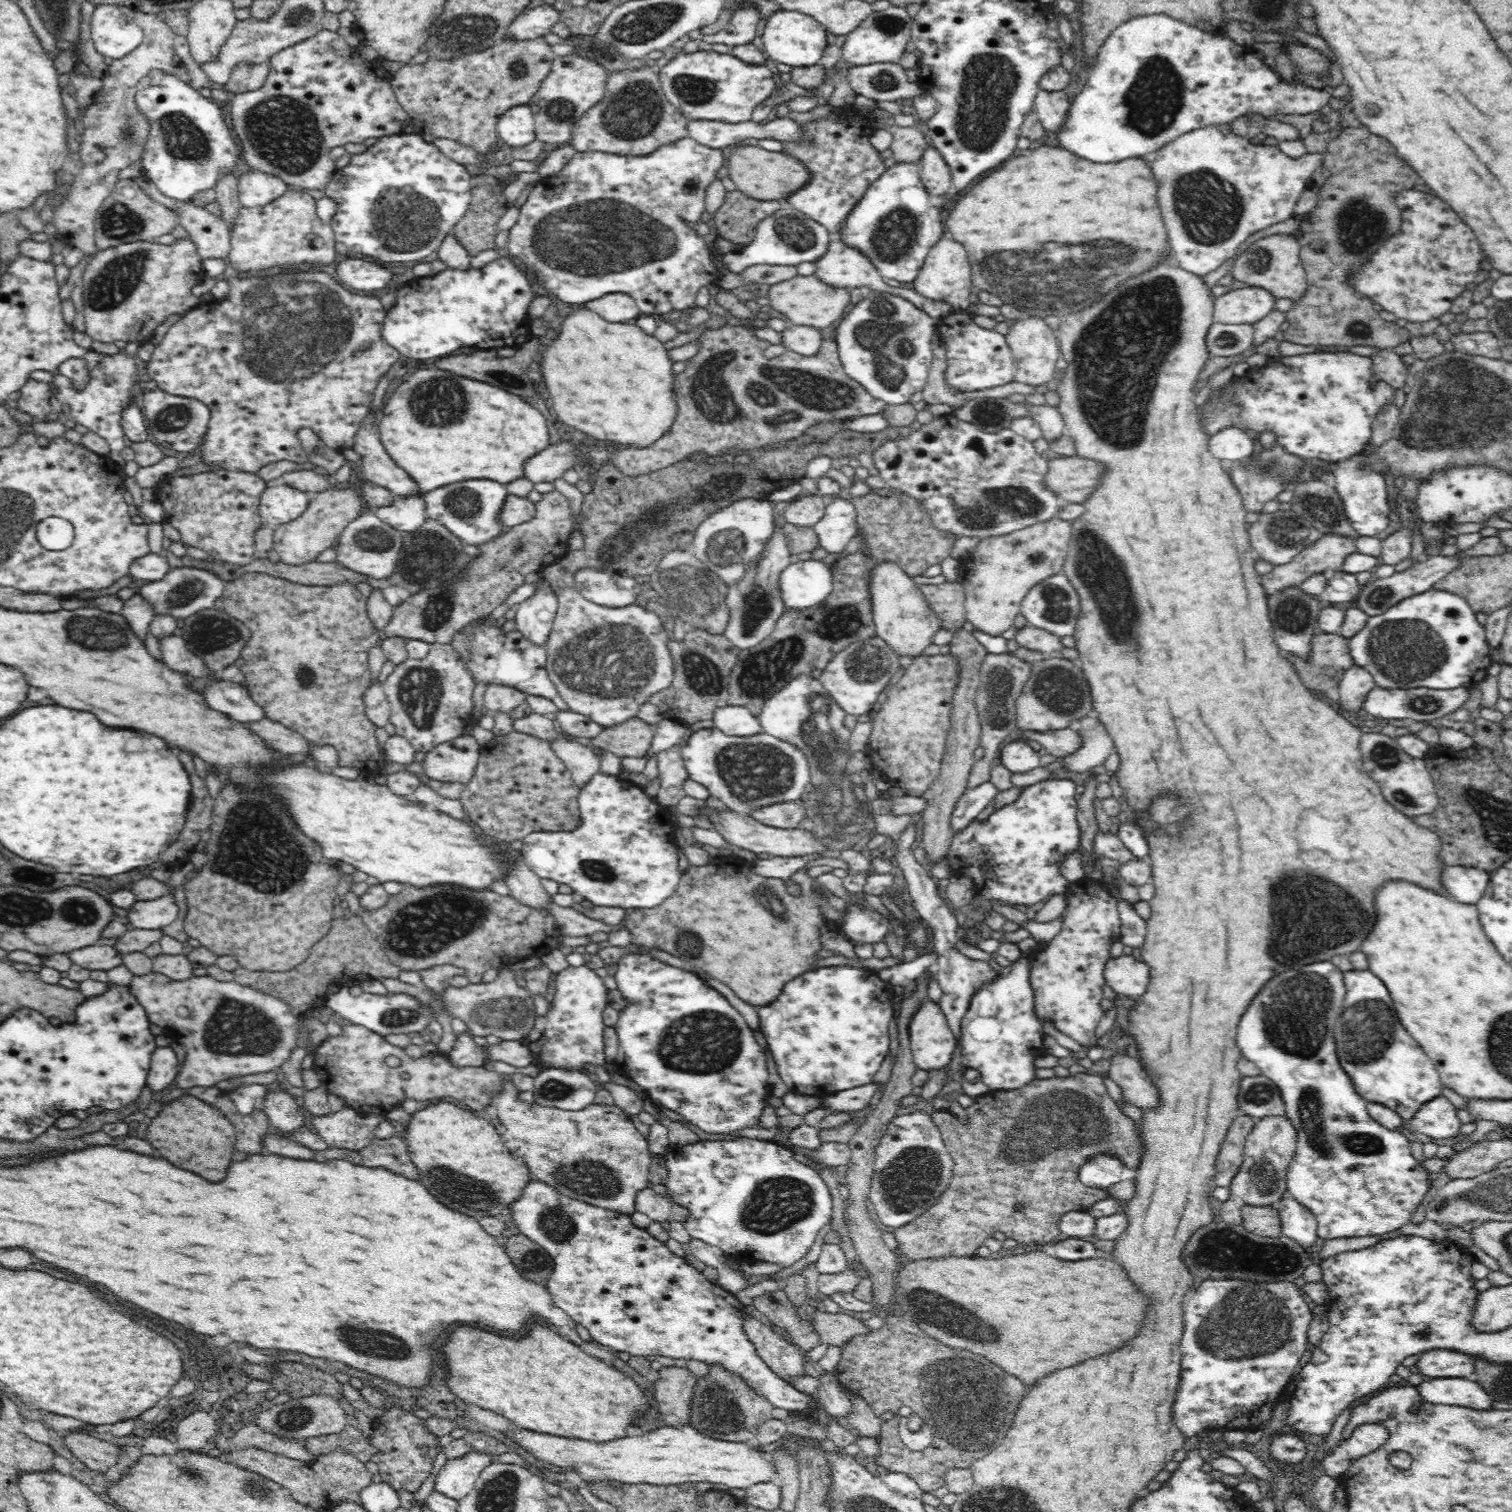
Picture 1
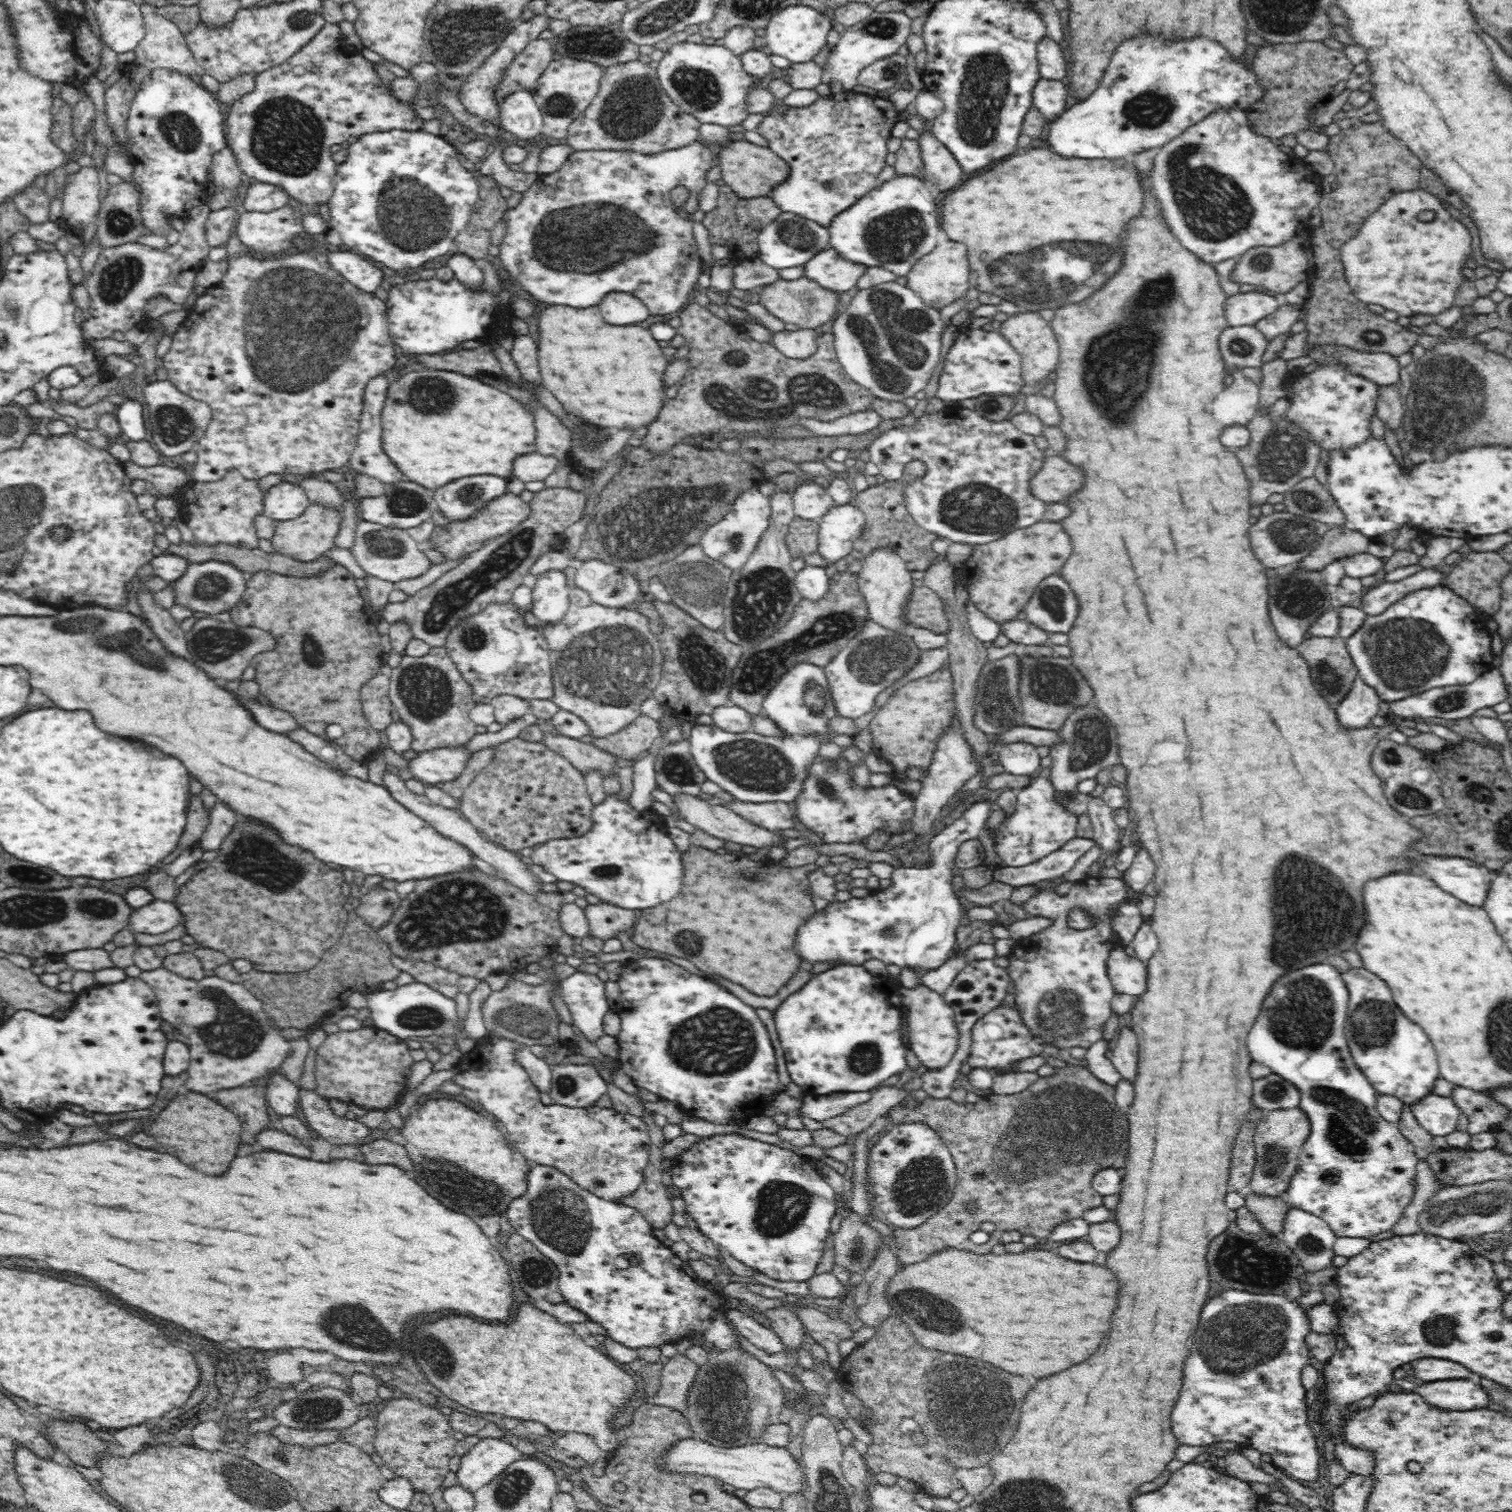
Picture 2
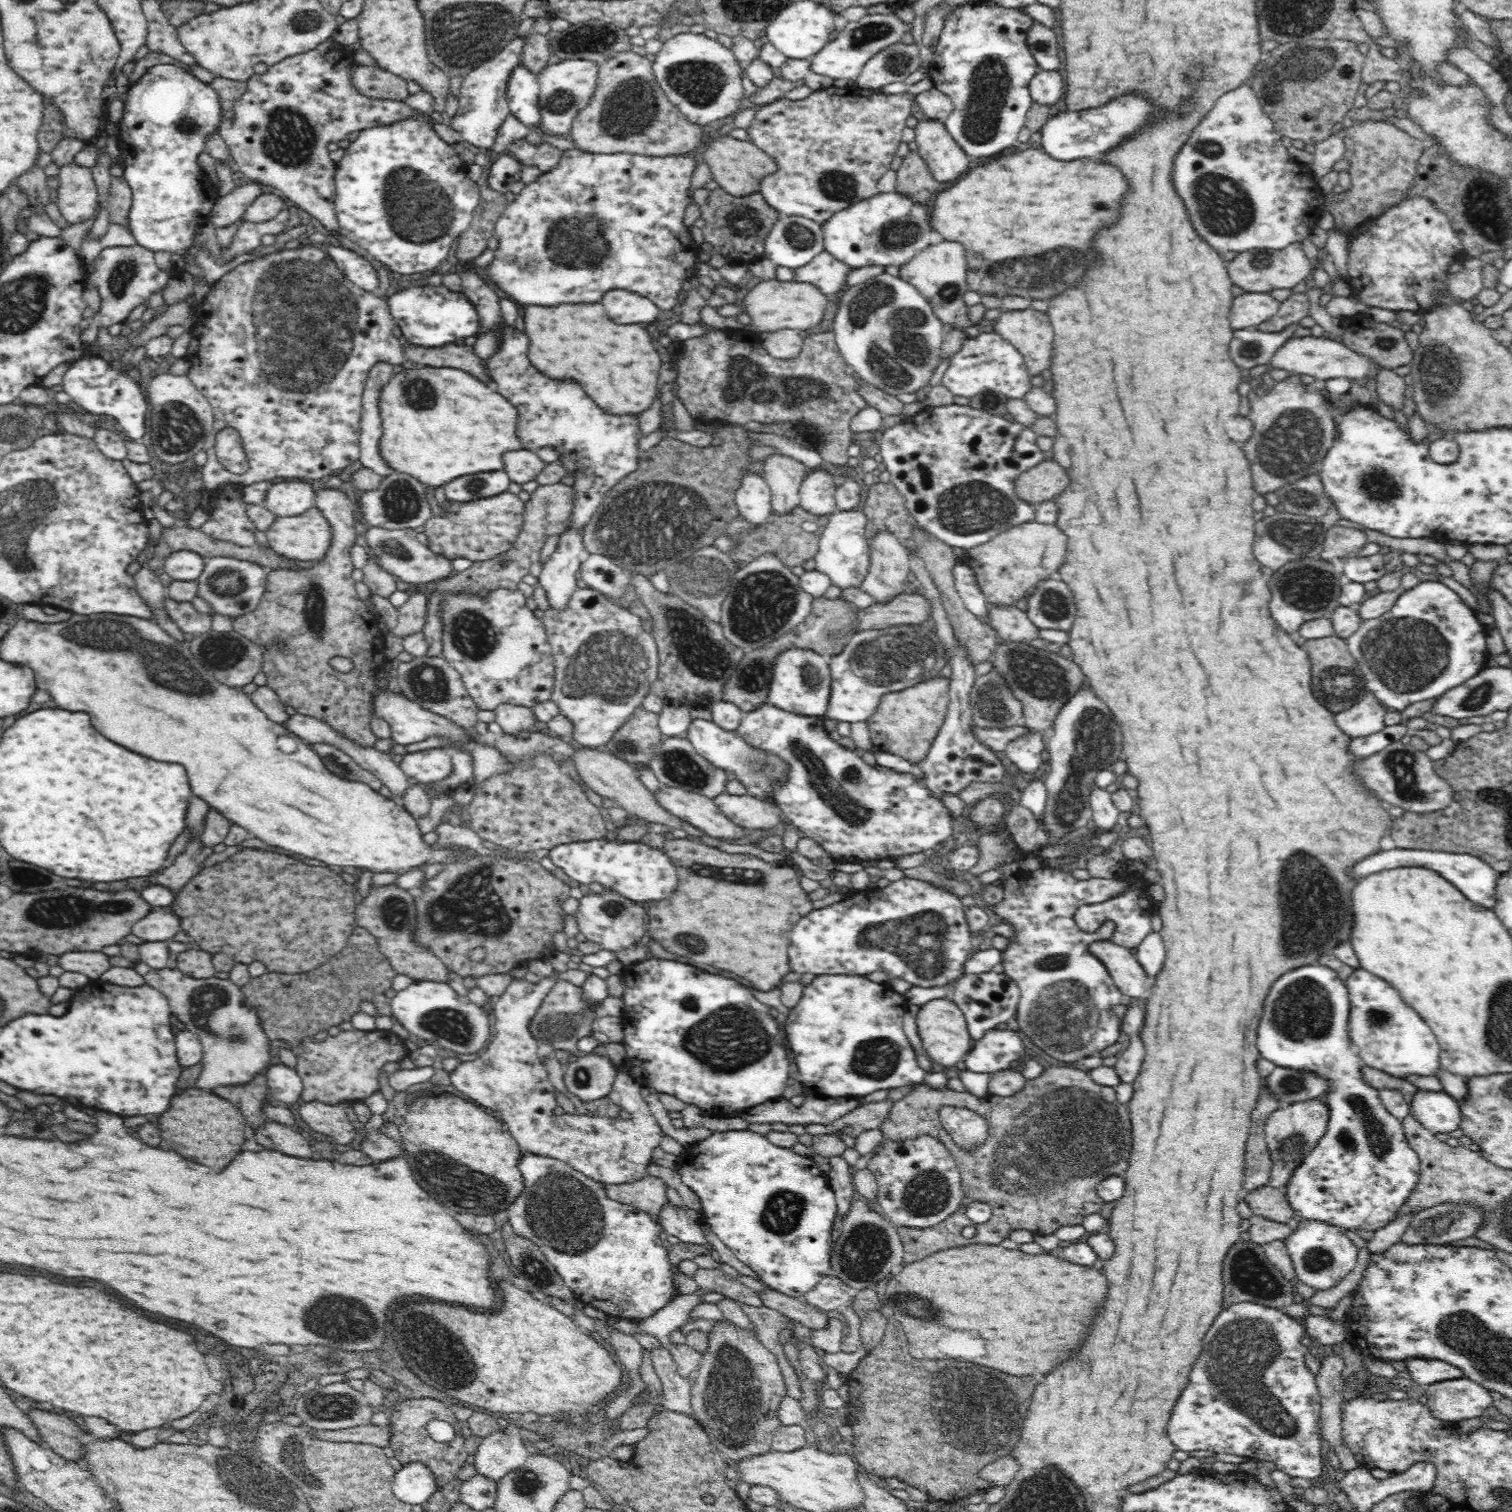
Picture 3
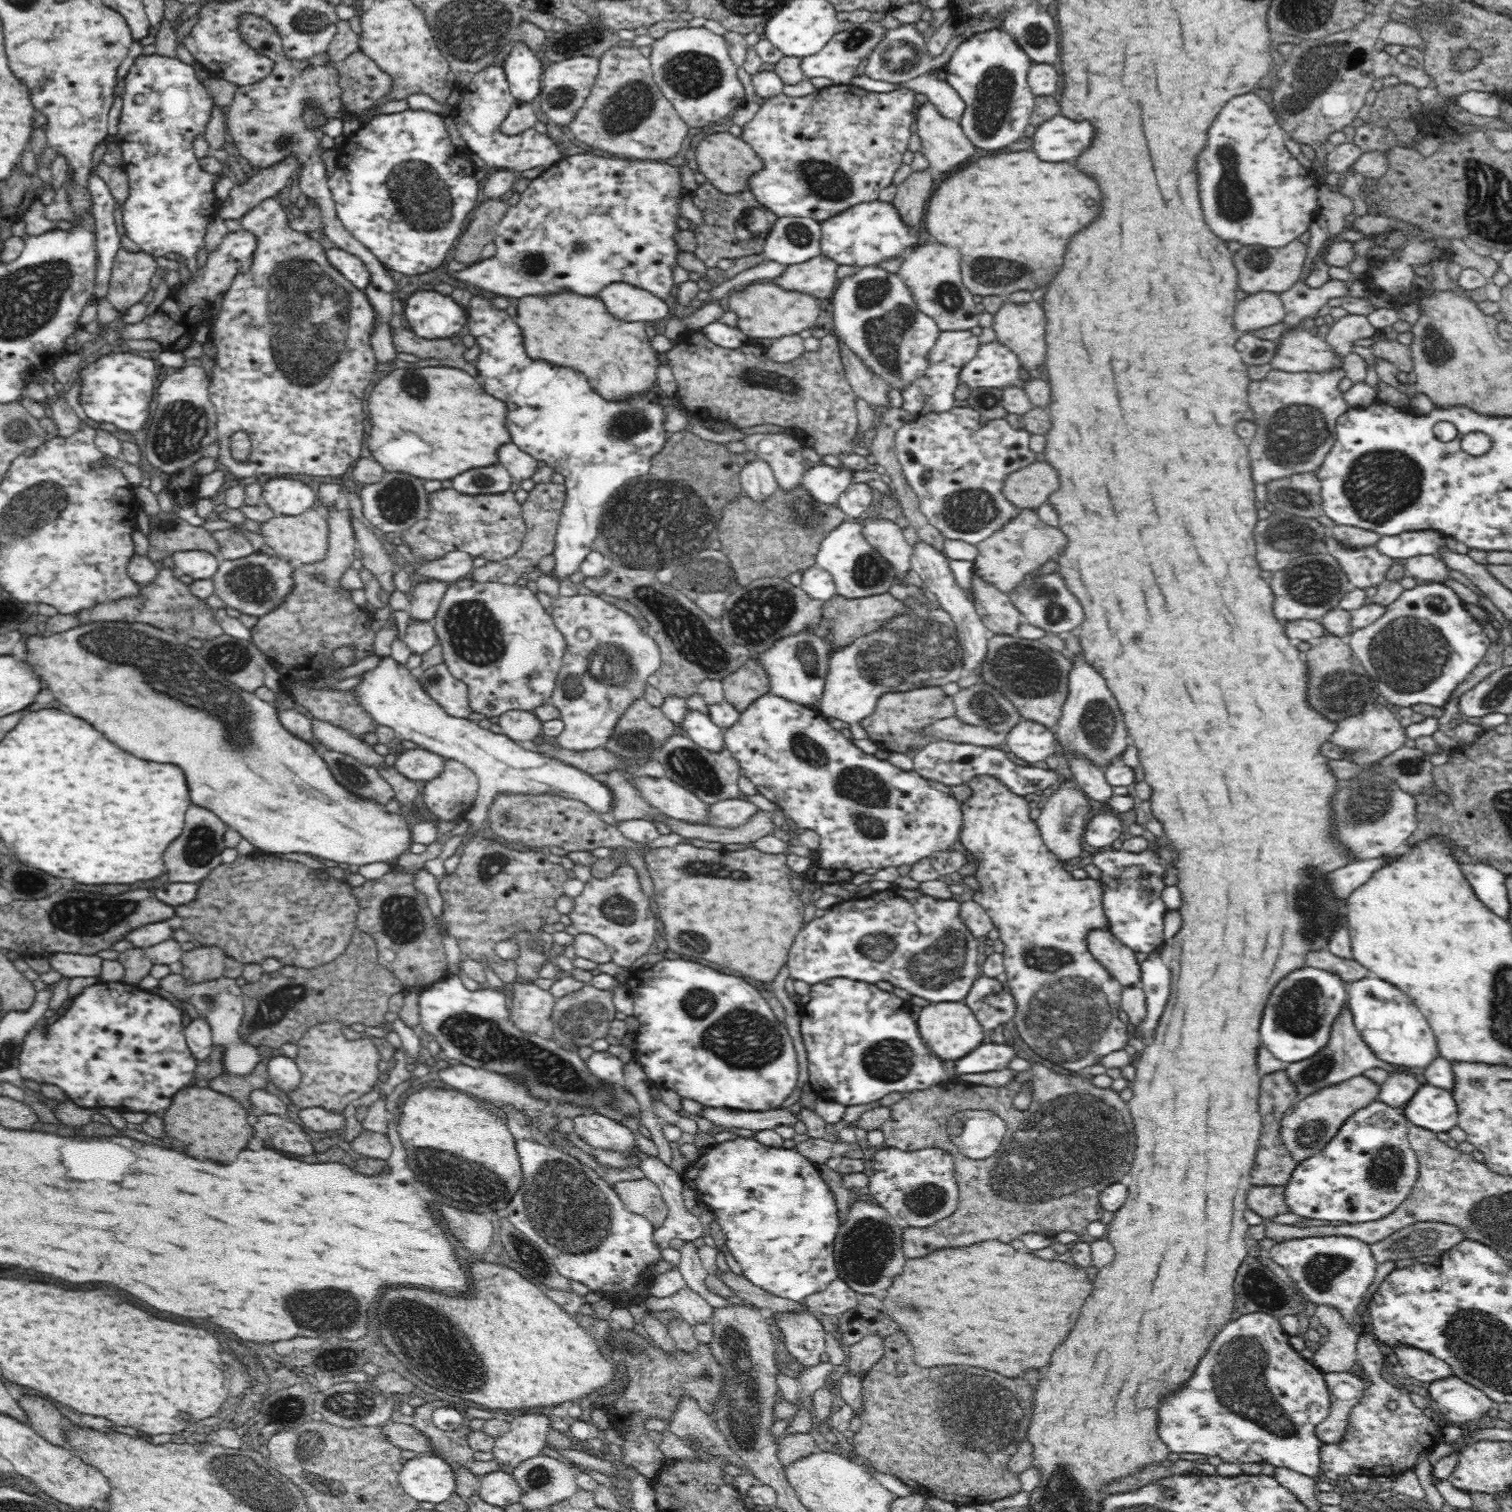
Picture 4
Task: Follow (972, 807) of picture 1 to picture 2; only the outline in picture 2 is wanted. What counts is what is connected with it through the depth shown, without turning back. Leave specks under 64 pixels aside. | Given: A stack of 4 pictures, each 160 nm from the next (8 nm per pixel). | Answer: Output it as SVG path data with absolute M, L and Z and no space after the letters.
M996 796L970 804L954 822L930 839L928 847L924 848L931 856L928 866L921 865L916 871L914 868L896 867L887 889L878 890L863 898L836 901L830 903L823 913L816 912L802 928L802 934L798 934L798 950L812 963L839 957L846 963L860 965L868 958L879 958L886 964L912 969L934 969L944 964L946 956L955 948L955 929L965 921L965 912L961 909L951 884L954 876L951 870L953 858L963 842L976 839L980 830L986 826L989 814L996 807L995 798Z

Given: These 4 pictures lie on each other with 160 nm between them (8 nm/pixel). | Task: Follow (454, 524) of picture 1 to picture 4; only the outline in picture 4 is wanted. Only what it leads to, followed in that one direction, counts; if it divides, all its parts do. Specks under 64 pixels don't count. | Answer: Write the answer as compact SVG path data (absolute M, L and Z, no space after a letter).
M494 464L488 468L468 470L456 476L452 480L452 488L468 495L502 494L510 490L513 481L504 466Z

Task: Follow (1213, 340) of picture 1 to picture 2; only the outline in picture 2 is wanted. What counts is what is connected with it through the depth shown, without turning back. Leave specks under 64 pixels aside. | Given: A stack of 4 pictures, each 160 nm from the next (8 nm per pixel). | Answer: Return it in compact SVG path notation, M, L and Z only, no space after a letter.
M1255 325L1226 326L1220 334L1222 360L1228 362L1228 366L1236 365L1238 368L1260 366L1267 342Z

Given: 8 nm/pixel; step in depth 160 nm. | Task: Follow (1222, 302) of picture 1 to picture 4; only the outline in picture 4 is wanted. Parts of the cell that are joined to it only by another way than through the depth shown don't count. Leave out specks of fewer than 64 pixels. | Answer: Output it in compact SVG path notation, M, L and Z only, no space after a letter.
M1262 291L1249 294L1248 300L1242 300L1234 314L1236 330L1256 330L1282 322L1285 308L1278 293Z

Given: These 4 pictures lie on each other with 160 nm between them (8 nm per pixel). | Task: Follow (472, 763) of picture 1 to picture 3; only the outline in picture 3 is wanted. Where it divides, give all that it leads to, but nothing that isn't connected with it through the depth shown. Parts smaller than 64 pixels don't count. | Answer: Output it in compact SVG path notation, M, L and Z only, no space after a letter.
M428 749L407 753L403 756L399 767L410 778L416 778L420 784L429 787L450 778L454 773L450 751Z

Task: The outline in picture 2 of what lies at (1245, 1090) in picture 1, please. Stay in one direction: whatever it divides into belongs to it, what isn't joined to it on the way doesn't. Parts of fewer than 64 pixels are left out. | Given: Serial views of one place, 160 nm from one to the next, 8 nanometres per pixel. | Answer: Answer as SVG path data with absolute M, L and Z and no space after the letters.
M1270 1074L1252 1082L1250 1103L1262 1112L1288 1110L1298 1106L1298 1091L1276 1074Z

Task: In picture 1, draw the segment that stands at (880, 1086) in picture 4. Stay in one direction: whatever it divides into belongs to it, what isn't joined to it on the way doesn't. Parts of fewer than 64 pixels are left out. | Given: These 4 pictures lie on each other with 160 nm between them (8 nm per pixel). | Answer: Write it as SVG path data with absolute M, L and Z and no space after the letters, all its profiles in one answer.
M848 965L824 966L786 982L776 1002L758 1008L758 1026L768 1042L778 1076L787 1084L789 1092L826 1096L872 1081L889 1046L889 1023L893 1016L890 1002L893 994L893 986L869 969Z

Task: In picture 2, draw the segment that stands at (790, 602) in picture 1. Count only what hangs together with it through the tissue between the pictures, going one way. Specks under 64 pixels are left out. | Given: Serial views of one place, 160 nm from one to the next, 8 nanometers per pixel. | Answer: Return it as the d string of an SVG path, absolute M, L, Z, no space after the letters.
M804 566L794 574L794 587L801 601L820 602L830 592L830 580L825 568L820 566Z

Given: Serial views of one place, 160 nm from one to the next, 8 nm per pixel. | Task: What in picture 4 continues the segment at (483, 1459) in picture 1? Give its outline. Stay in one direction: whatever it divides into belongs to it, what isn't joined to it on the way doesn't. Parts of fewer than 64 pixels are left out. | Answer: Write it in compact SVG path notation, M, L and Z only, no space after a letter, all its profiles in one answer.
M523 1414L514 1417L510 1430L494 1438L494 1448L488 1458L501 1466L500 1471L513 1474L518 1464L538 1456L546 1445L546 1434L552 1429L552 1420L544 1414Z

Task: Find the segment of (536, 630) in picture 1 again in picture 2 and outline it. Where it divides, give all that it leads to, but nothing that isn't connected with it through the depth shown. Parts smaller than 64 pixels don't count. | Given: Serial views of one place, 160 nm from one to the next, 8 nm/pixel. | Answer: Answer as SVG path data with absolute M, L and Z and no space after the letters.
M548 571L537 575L537 582L532 588L532 616L536 618L534 628L544 630L558 624L567 612L569 586L561 571Z

